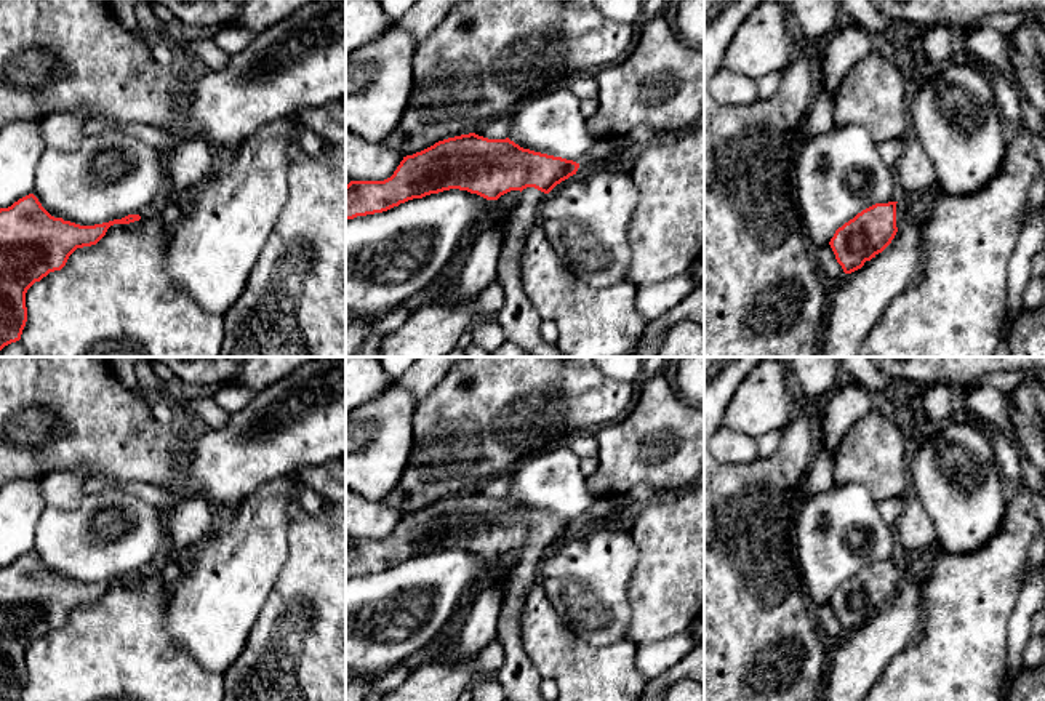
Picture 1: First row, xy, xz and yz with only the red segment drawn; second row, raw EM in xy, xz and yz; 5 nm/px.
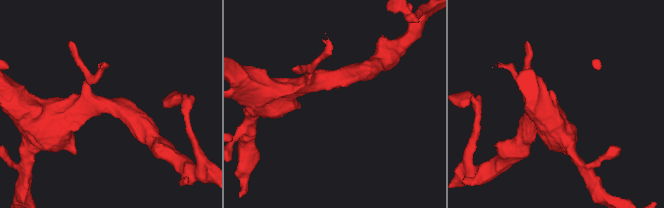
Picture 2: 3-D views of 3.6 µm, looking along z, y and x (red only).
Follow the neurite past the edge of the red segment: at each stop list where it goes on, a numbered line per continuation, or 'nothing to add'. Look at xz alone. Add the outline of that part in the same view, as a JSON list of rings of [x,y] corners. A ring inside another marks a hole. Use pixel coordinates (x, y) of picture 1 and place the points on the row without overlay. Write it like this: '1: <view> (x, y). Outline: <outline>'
1: xz (519, 677). Outline: [[[535,546],[522,549],[520,560],[510,570],[507,594],[498,619],[498,640],[504,647],[506,663],[494,675],[494,680],[512,701],[546,701],[539,693],[543,677],[525,655],[518,637],[518,615],[525,594],[538,583],[539,565],[544,555],[546,552]]]

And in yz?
1: yz (903, 568). Outline: [[[907,559],[906,562],[898,560],[896,562],[896,586],[901,587],[907,578],[912,575],[914,565],[912,559]]]

